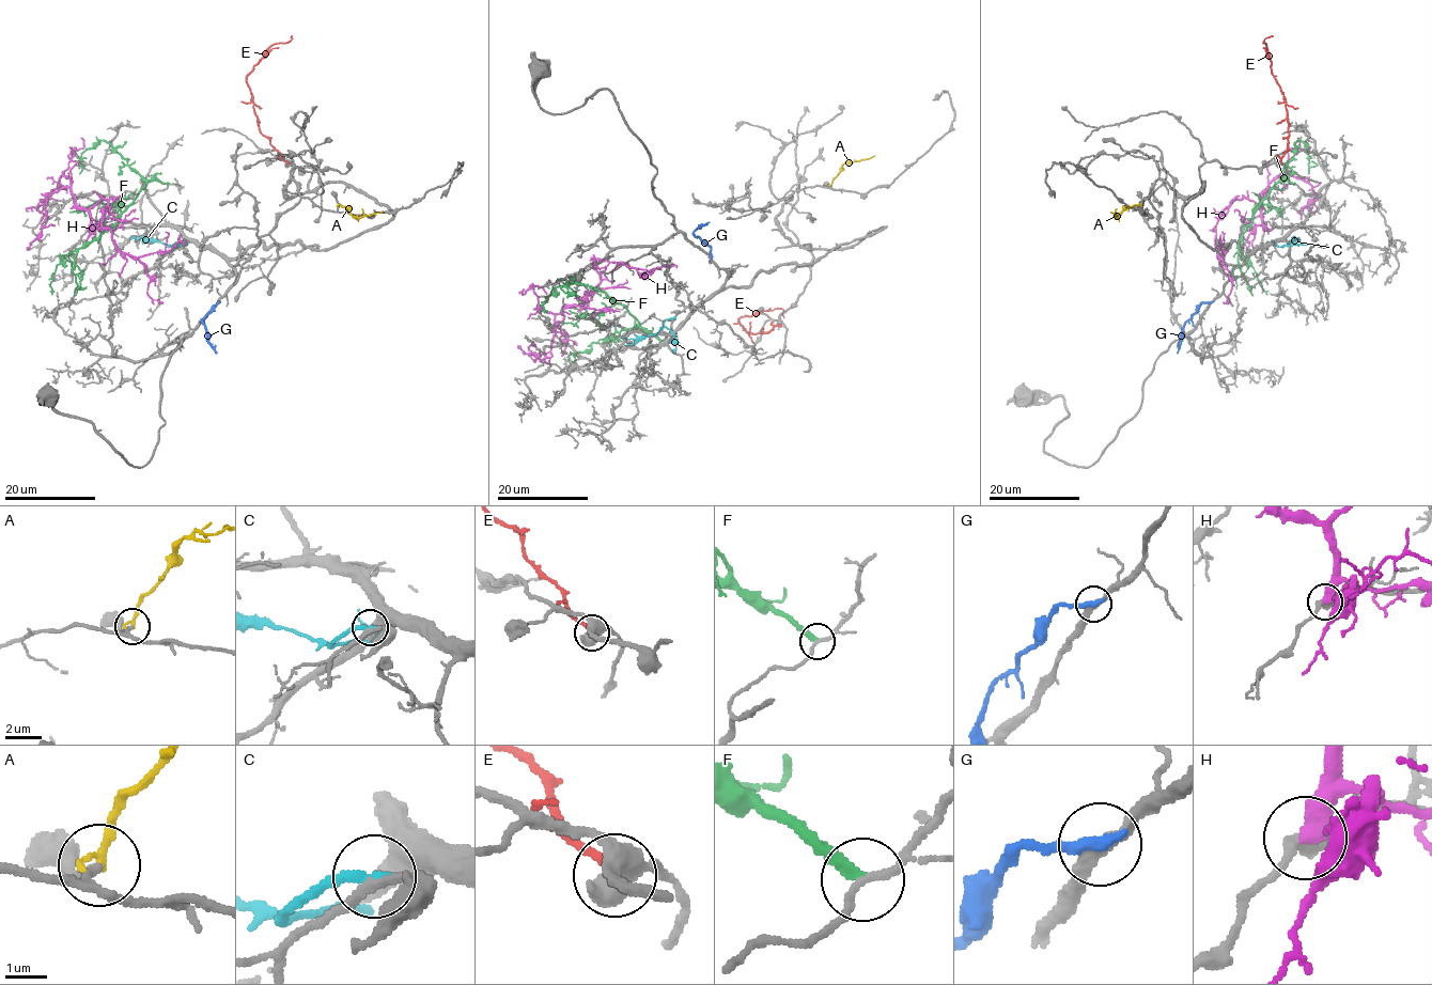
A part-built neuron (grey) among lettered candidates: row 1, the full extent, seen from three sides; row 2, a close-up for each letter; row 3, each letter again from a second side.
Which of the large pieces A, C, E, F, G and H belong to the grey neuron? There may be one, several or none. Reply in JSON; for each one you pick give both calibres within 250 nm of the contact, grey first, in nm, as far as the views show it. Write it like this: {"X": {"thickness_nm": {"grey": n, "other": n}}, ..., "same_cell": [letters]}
{"same_cell": []}

